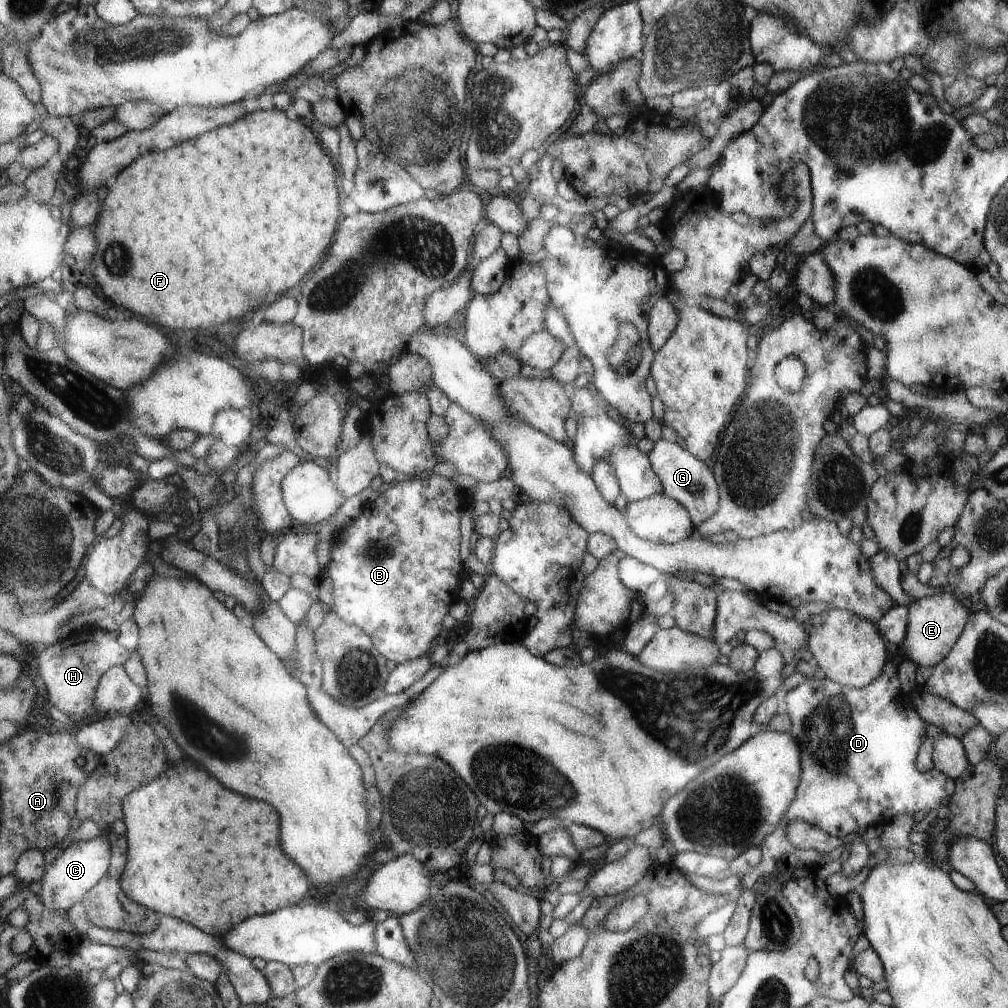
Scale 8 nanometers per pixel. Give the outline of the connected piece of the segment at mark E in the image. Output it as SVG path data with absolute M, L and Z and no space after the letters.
M936 590L933 595L913 599L907 605L907 632L897 648L906 660L918 666L935 666L947 656L951 646L961 636L967 616L977 609L979 606L971 606L963 600L959 601L947 590Z

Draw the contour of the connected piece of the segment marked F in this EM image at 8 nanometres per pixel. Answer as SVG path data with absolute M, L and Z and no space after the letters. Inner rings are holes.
M257 110L241 120L237 120L231 126L225 126L221 130L211 130L209 134L203 134L201 138L193 138L189 142L183 142L171 150L165 152L147 152L133 166L123 170L115 182L115 186L109 190L109 196L103 202L103 210L99 214L95 236L97 236L97 250L93 256L95 264L95 280L101 286L101 292L107 300L113 304L133 310L137 316L143 316L155 324L169 326L169 328L213 328L229 318L241 318L249 310L257 310L265 296L275 294L281 296L289 288L297 286L323 258L327 248L333 244L337 226L339 226L339 176L333 160L325 154L319 138L313 134L313 130L299 122L287 118L281 110Z

